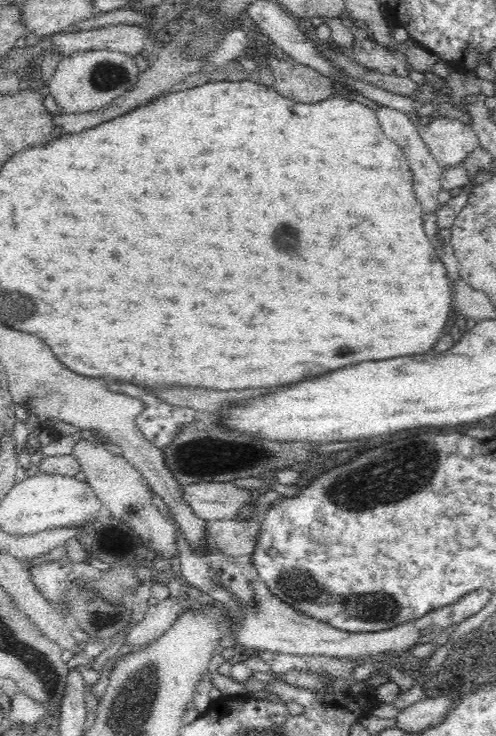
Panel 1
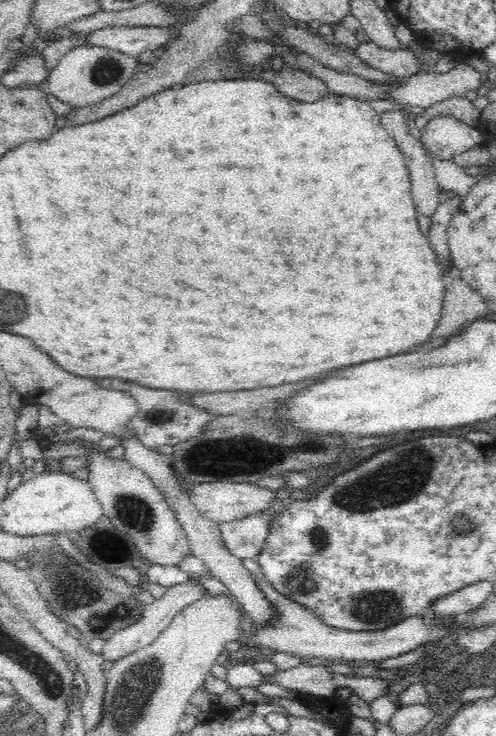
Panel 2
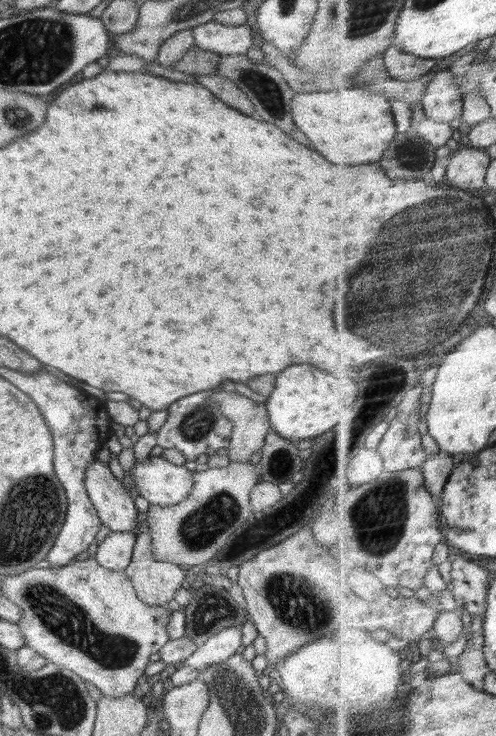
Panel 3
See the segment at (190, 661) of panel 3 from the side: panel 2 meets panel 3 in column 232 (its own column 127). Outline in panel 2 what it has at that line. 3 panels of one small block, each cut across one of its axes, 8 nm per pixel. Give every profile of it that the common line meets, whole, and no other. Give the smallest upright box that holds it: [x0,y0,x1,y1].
[102,580,207,662]

